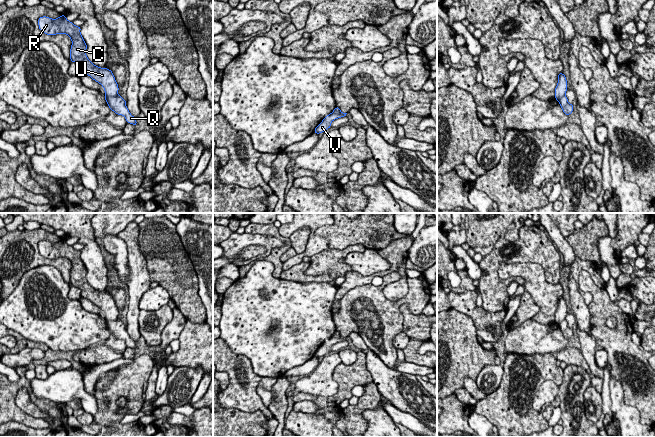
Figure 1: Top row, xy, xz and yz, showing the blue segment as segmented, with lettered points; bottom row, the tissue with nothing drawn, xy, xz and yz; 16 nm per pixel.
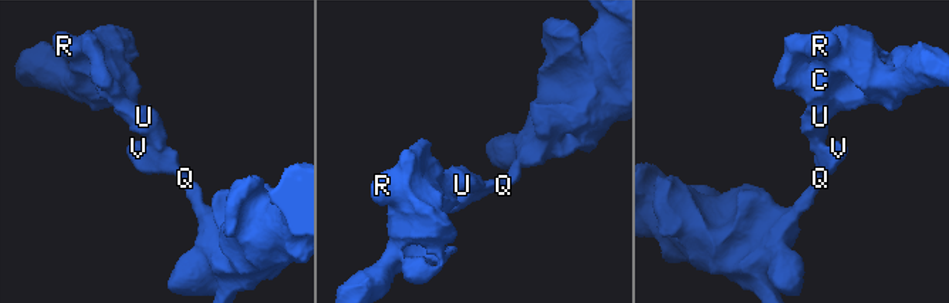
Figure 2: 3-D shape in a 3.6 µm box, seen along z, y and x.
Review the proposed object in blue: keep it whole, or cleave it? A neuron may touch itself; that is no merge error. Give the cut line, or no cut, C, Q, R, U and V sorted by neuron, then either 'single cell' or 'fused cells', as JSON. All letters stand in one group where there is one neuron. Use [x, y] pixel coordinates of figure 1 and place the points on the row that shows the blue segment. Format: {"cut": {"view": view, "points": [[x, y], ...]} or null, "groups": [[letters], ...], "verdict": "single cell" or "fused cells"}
{"cut": {"view": "xy", "points": [[117, 94], [115, 96], [106, 96]]}, "groups": [["C", "R", "U"], ["Q", "V"]], "verdict": "fused cells"}

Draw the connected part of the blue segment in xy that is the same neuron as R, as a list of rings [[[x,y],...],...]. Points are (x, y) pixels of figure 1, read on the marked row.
[[[61,15],[57,19],[43,16],[38,19],[39,29],[47,35],[67,34],[72,45],[70,49],[70,60],[81,66],[81,73],[87,74],[93,80],[101,84],[105,90],[105,96],[116,97],[118,95],[118,84],[111,70],[94,65],[86,55],[87,45],[81,36],[81,27],[75,26],[73,22]]]

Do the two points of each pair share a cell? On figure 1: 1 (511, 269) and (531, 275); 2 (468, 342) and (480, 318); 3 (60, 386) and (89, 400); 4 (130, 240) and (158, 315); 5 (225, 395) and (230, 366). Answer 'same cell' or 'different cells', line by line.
1: same cell
2: different cells
3: same cell
4: different cells
5: same cell

